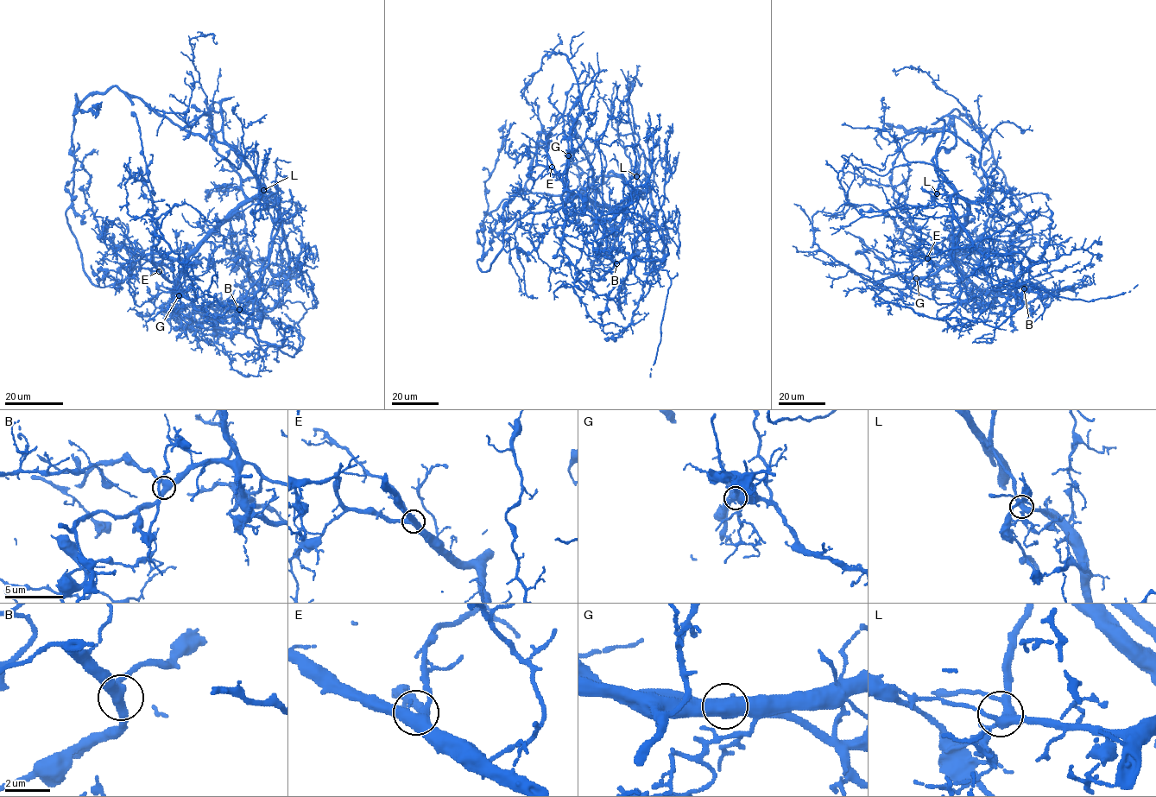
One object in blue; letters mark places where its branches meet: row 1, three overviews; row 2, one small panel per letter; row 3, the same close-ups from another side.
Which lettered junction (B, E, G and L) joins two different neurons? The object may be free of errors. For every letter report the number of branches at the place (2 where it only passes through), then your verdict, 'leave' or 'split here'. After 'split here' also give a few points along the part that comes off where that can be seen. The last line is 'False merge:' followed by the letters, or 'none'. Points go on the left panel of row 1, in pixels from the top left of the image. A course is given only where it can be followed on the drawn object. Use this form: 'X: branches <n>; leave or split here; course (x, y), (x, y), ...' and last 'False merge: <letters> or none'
B: branches 3; leave
E: branches 4; leave
G: branches 4; split here; course (179, 296), (196, 323), (293, 357), (302, 344), (260, 313), (235, 262), (183, 269)
L: branches 5; leave
False merge: G

